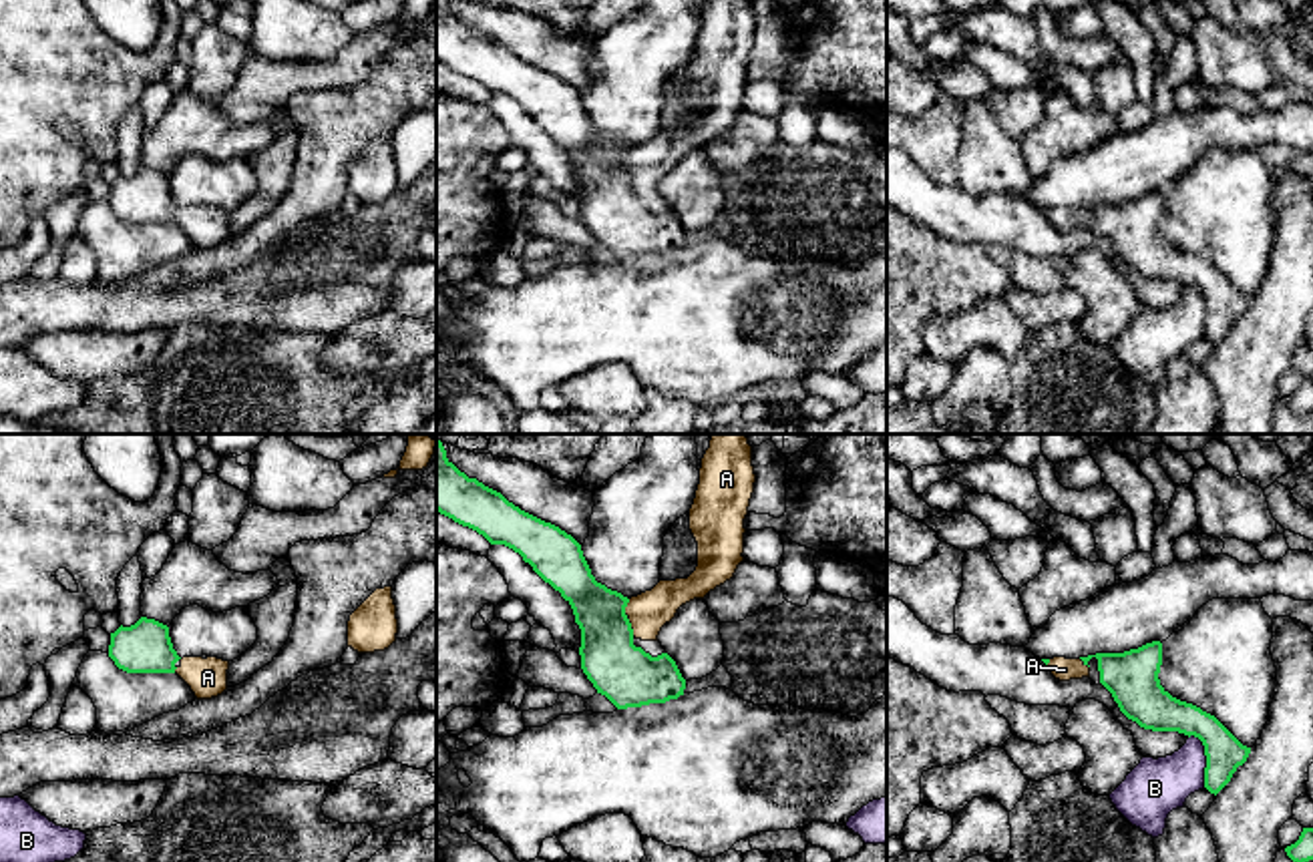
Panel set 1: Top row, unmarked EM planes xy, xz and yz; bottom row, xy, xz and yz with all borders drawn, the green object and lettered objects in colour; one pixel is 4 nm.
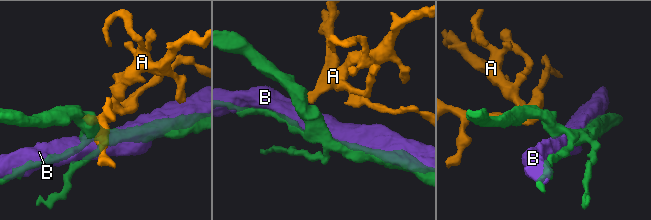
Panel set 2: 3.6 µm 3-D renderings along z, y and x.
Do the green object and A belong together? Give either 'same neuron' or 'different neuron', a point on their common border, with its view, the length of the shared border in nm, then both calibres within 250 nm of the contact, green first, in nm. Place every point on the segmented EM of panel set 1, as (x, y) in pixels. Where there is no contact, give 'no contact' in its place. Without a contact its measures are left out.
same neuron; contact xz (626, 605); length 70 nm; calibres 240 and 160 nm

